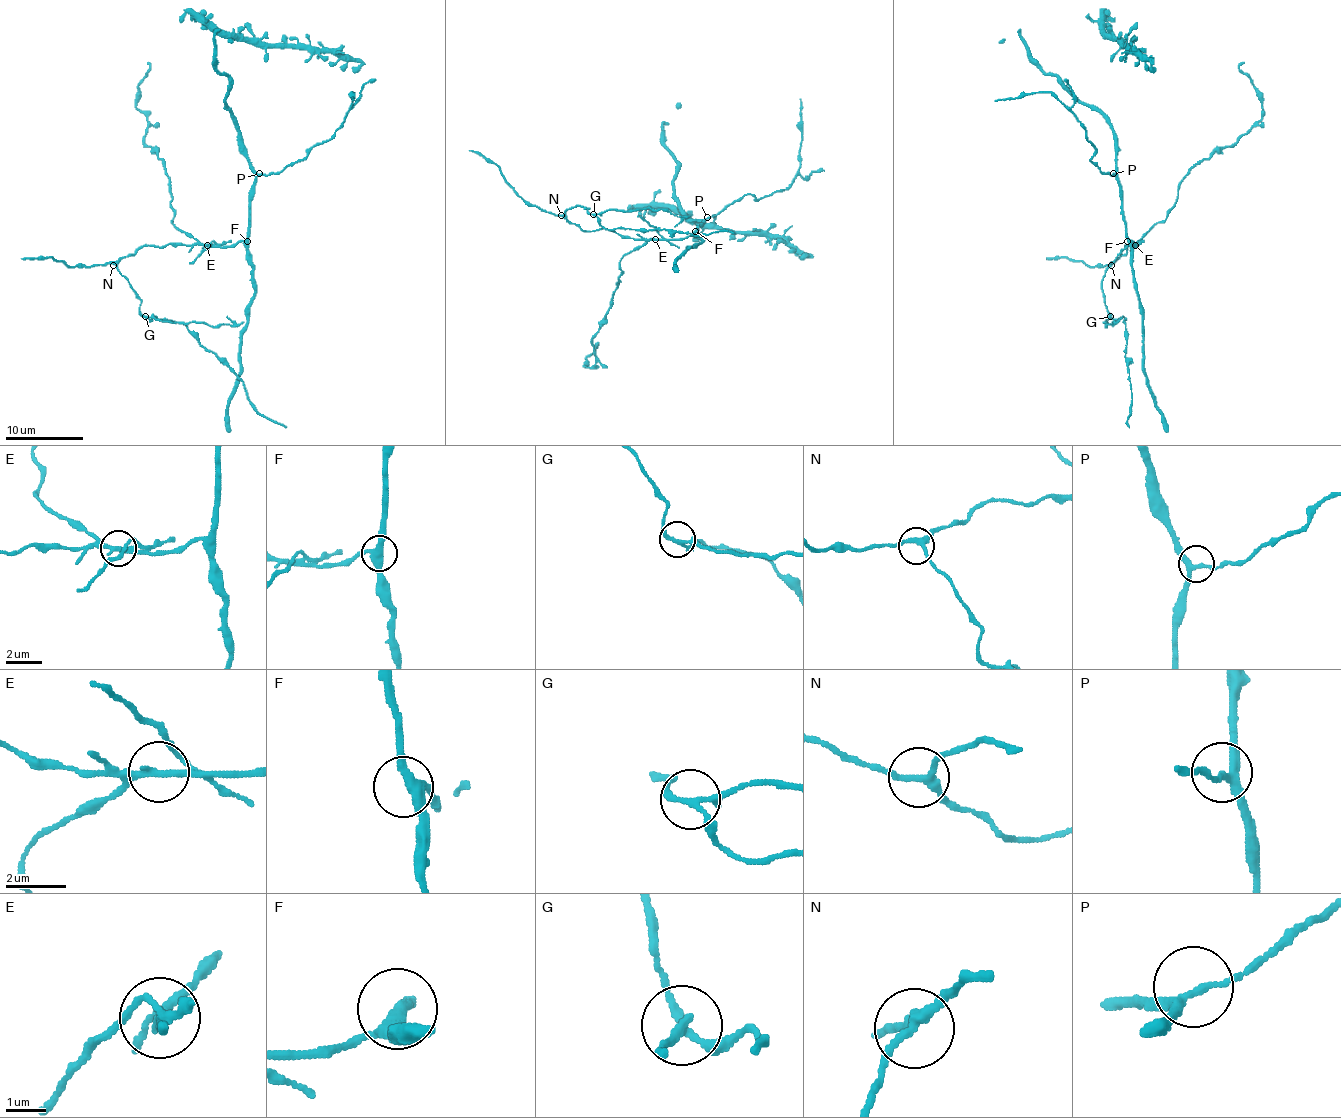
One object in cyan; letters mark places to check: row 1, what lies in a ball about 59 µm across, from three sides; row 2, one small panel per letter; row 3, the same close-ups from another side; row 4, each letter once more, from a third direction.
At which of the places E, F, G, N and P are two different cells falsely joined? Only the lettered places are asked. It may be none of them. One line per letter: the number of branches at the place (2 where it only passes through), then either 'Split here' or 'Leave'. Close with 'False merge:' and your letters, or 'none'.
E: Branches: 3. Split here
F: Branches: 3. Leave
G: Branches: 3. Split here
N: Branches: 3. Leave
P: Branches: 3. Leave
False merge: E, G

